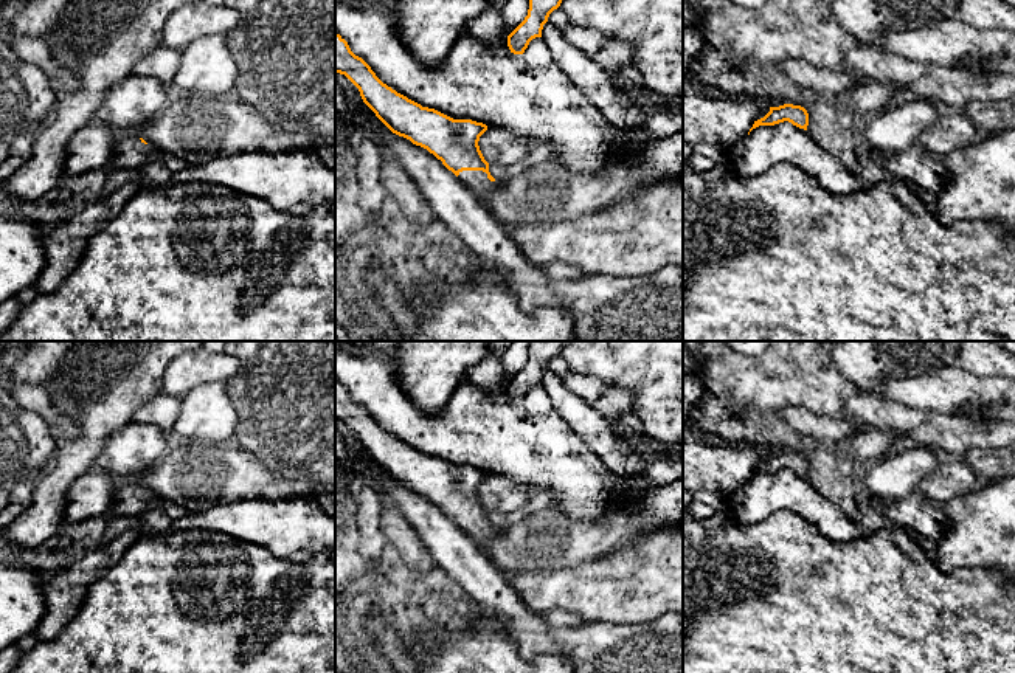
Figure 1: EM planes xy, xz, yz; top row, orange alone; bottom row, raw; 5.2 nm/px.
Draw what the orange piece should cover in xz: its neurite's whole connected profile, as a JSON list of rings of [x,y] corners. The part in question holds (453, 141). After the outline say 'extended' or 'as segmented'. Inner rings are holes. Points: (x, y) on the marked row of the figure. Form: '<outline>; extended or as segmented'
[[[337,33],[335,73],[345,74],[359,88],[363,102],[393,133],[427,149],[473,192],[483,197],[495,185],[478,146],[486,124],[453,119],[397,93]]]; extended

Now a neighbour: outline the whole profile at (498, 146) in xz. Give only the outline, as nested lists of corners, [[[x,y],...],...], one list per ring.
[[[487,129],[480,136],[478,146],[489,164],[511,166],[525,161],[534,144],[504,129]]]

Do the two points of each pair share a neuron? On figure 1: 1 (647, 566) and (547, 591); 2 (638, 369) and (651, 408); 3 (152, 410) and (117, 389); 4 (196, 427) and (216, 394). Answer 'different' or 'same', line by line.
1: same
2: same
3: different
4: same

